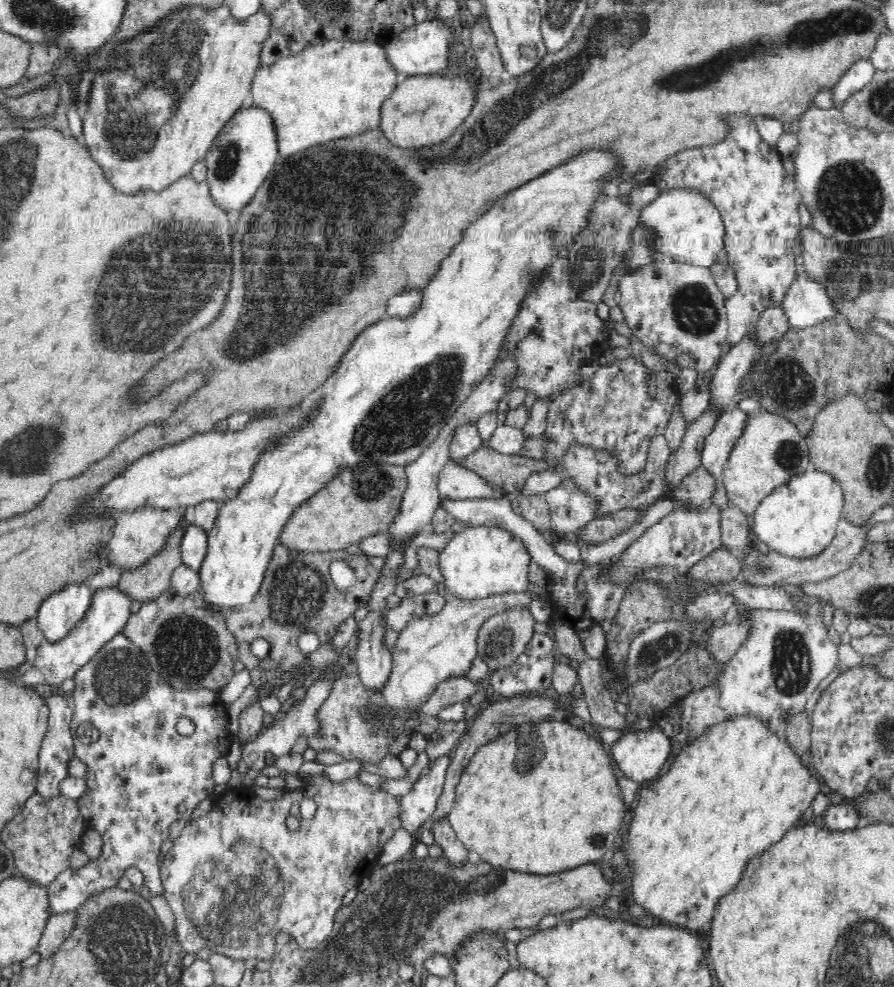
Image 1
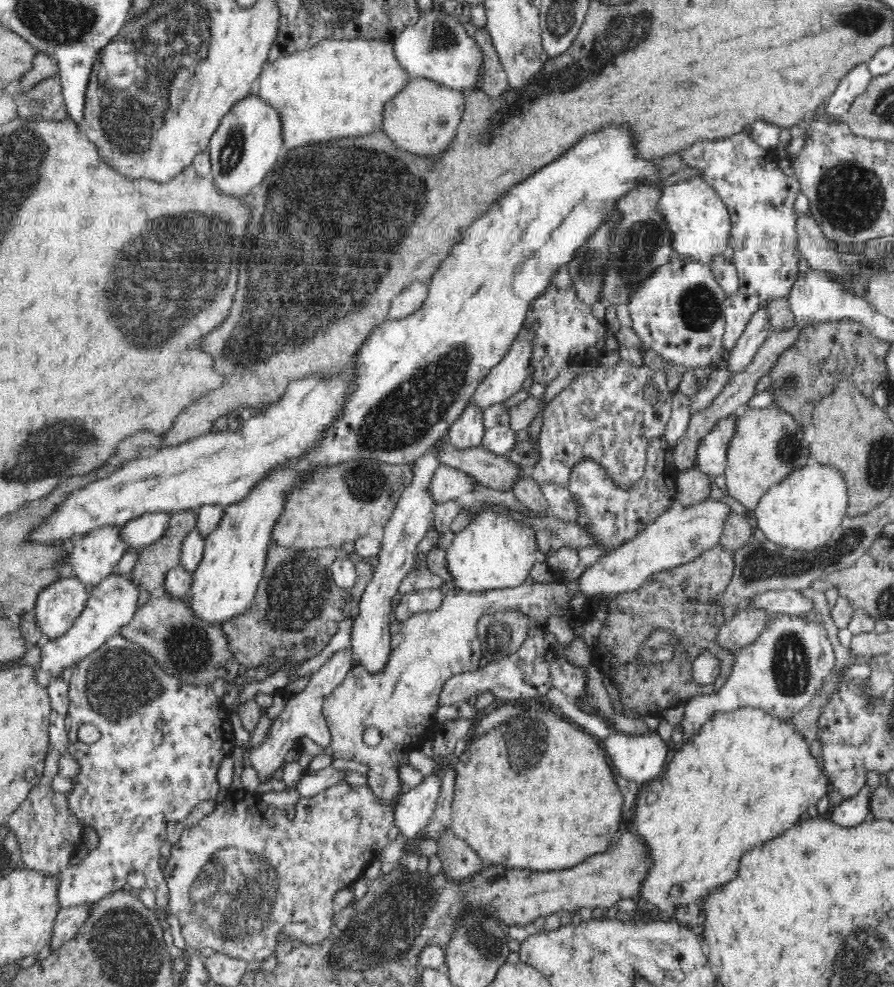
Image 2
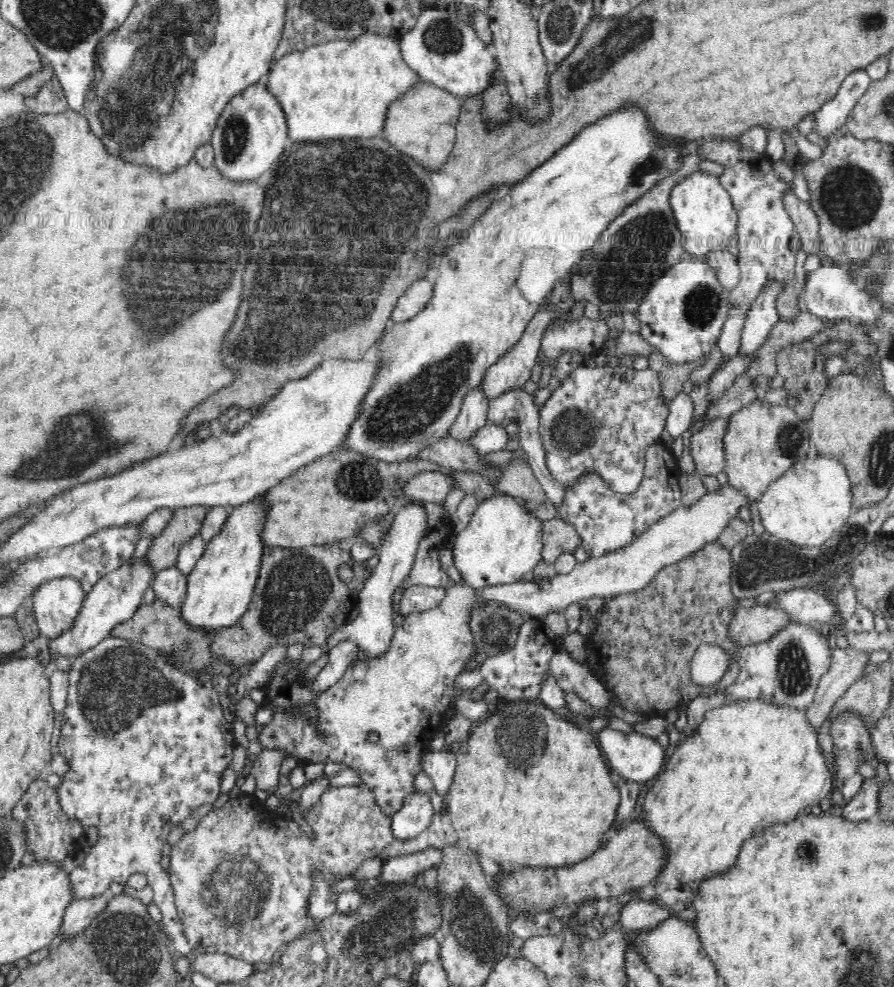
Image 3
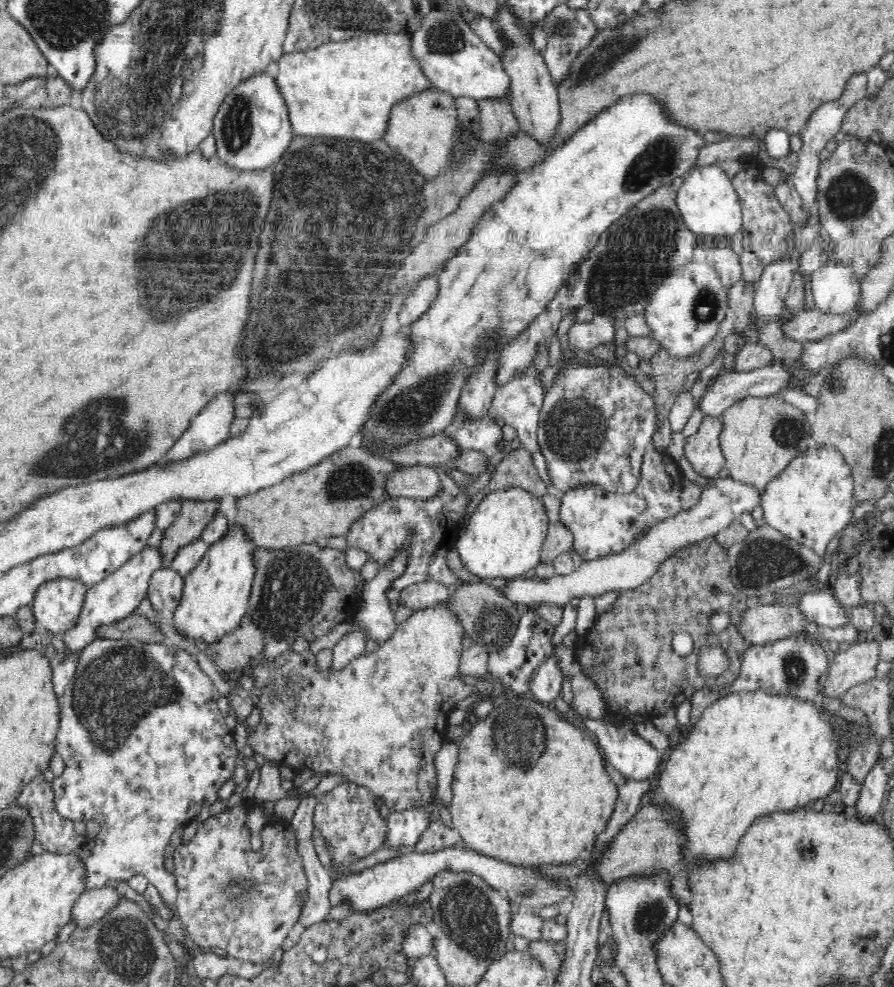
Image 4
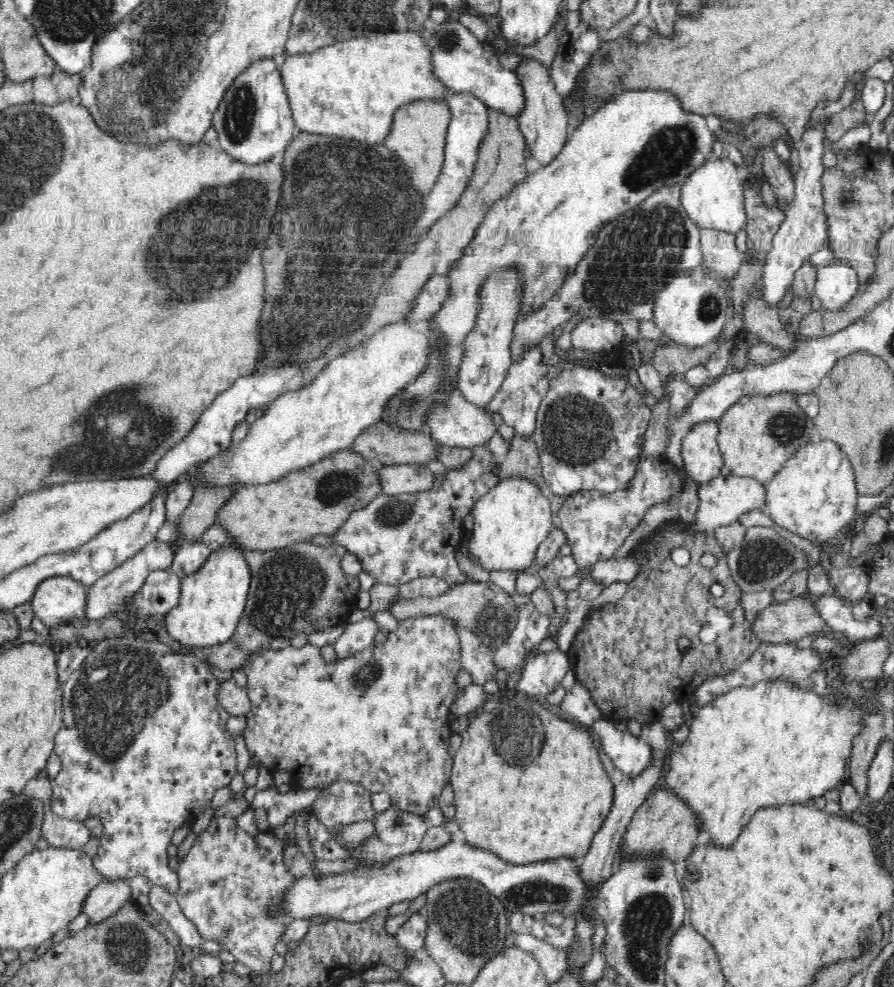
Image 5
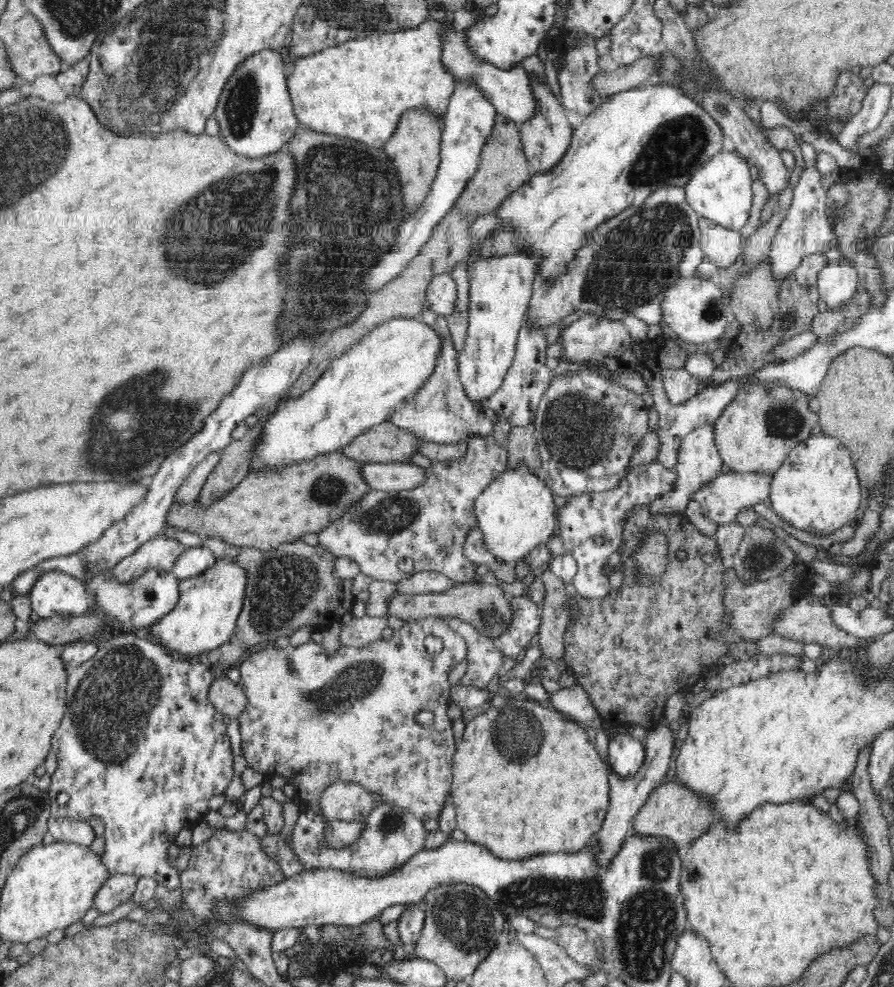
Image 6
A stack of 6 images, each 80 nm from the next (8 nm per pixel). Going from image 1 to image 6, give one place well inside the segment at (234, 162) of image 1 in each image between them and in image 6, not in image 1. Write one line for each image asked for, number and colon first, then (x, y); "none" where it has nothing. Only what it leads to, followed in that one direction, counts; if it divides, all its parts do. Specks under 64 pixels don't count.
2: (248, 141)
3: (251, 133)
4: (252, 129)
5: (254, 122)
6: (255, 112)

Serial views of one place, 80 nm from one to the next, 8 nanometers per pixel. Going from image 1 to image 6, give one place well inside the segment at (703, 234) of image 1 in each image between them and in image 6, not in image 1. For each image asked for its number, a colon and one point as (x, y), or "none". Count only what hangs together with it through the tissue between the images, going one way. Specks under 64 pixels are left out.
2: (699, 219)
3: (705, 211)
4: (708, 201)
5: (714, 196)
6: (721, 190)

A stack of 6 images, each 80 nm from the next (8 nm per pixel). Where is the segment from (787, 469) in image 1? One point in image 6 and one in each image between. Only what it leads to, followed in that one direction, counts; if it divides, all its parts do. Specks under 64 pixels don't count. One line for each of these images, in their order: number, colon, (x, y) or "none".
2: (768, 443)
3: (762, 440)
4: (759, 436)
5: (758, 433)
6: (755, 432)

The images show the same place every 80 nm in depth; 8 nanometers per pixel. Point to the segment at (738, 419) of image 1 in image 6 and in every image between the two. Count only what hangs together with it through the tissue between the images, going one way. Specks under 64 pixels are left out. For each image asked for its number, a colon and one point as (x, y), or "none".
2: (711, 450)
3: (706, 447)
4: (702, 449)
5: (702, 462)
6: (698, 461)

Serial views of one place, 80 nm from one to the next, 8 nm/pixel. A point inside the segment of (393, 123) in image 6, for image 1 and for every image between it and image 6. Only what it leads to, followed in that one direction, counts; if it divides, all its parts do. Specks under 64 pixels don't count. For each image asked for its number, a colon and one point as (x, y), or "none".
1: (332, 90)
2: (335, 89)
3: (340, 89)
4: (346, 89)
5: (351, 90)

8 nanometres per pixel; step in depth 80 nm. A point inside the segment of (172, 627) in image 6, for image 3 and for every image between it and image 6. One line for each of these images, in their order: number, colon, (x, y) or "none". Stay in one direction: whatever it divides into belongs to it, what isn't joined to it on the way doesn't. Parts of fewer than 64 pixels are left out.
3: (219, 590)
4: (215, 596)
5: (212, 600)

